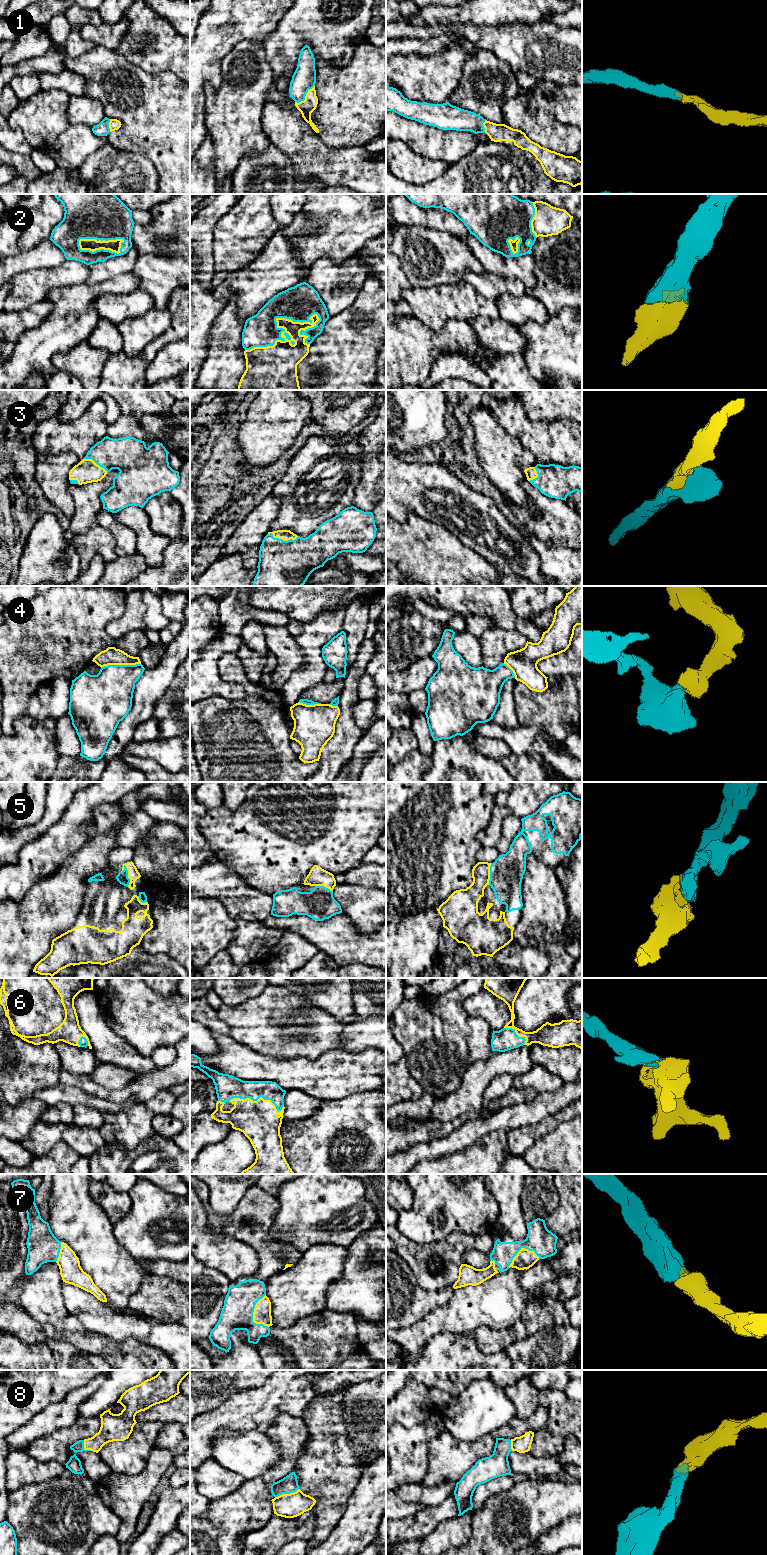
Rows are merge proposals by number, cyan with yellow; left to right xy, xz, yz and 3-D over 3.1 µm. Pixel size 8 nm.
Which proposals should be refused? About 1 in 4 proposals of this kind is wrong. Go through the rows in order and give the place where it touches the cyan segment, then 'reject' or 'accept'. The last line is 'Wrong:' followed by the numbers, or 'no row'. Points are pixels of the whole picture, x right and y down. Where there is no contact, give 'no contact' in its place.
1: xz (304, 97) | accept
2: xz (278, 328) | accept
3: xz (283, 540) | accept
4: xy (120, 665) | reject
5: xy (127, 877) | accept
6: xz (257, 1099) | accept
7: xz (252, 1315) | accept
8: xz (286, 1493) | accept
Wrong: 4

